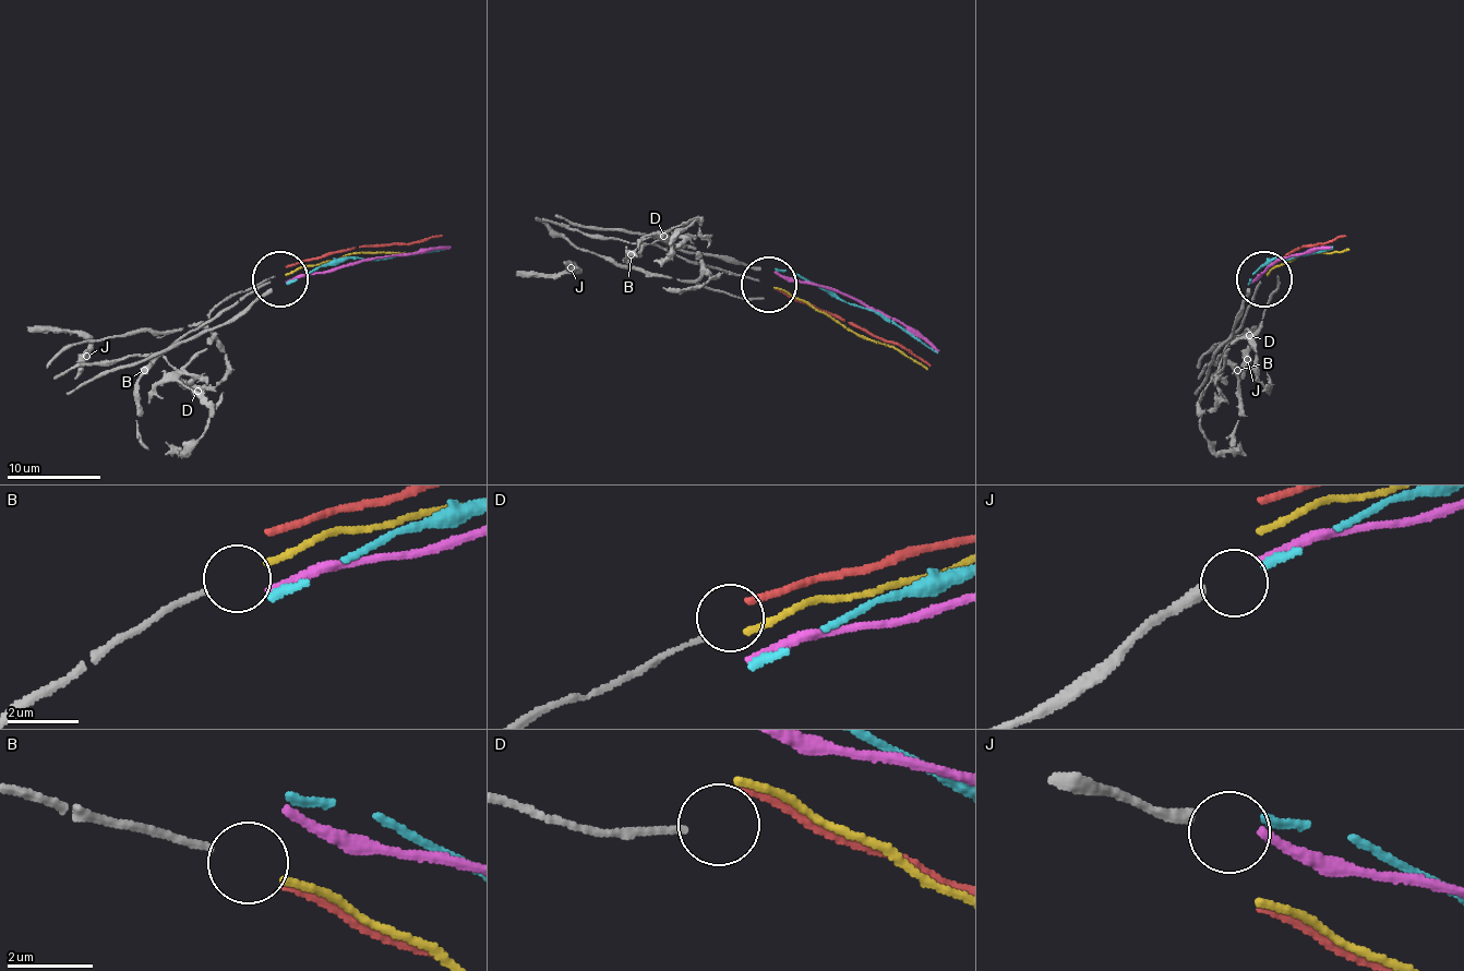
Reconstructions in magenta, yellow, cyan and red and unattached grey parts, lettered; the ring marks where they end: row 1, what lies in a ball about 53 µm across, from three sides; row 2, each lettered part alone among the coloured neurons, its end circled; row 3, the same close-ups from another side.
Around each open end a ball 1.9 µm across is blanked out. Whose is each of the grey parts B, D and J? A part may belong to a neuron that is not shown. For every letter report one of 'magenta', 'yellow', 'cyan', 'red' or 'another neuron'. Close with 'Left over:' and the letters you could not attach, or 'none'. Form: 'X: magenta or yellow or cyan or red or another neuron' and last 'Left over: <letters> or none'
B: yellow
D: another neuron
J: magenta
Left over: D

